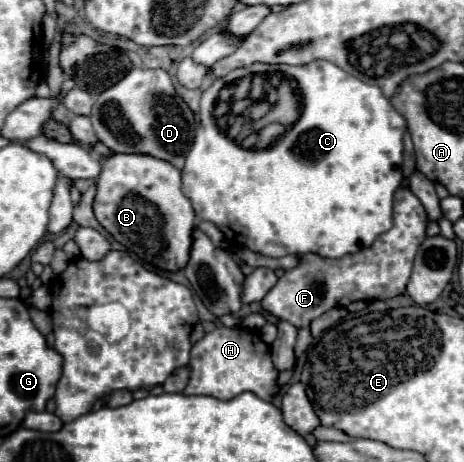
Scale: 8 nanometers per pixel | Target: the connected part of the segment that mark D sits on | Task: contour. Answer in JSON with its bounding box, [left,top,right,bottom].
[90,69,196,169]

